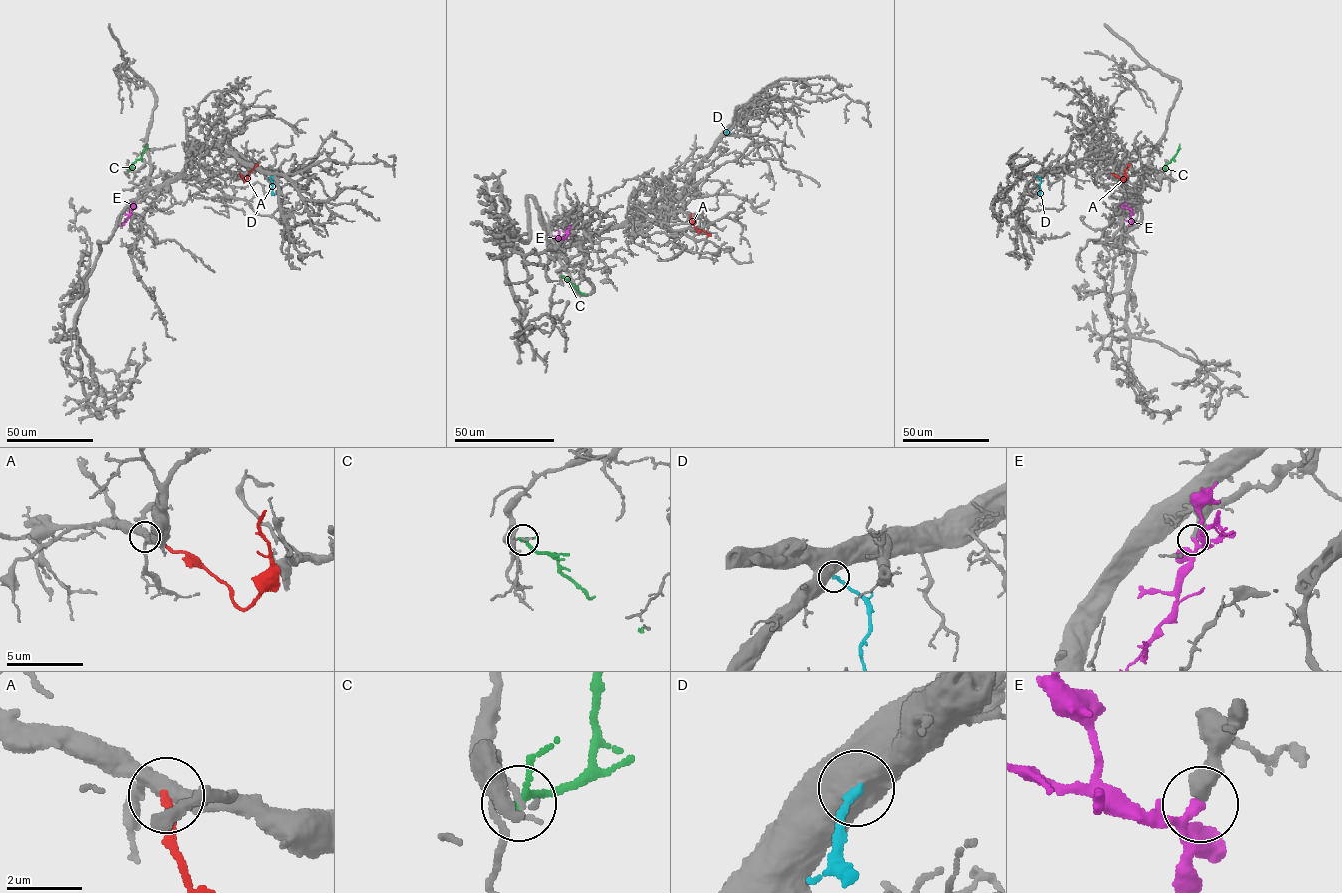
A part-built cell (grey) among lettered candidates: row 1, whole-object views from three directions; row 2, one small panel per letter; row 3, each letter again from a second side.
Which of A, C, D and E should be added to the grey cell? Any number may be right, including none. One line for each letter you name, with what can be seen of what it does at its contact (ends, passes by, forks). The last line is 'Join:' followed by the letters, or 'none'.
E: it passes by
Join: E

